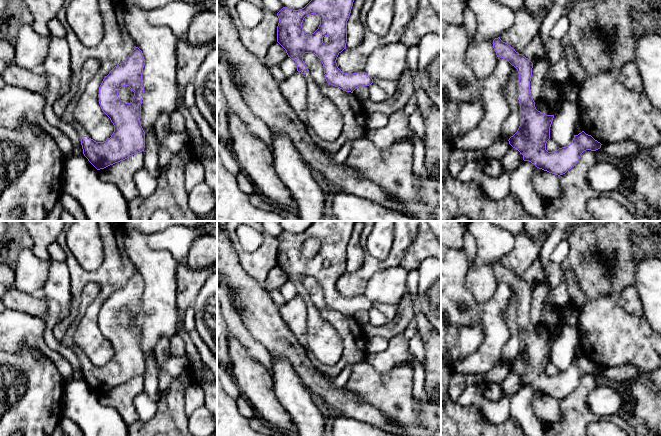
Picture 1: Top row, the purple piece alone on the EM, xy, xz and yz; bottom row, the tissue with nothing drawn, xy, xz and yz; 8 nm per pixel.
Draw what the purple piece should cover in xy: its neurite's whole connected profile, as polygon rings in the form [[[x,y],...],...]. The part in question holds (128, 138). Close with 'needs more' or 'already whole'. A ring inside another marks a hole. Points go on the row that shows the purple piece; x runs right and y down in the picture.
[[[135,47],[126,60],[115,66],[103,79],[99,87],[99,104],[114,125],[113,134],[104,142],[94,141],[73,116],[77,95],[84,91],[87,83],[99,71],[101,62],[96,58],[89,58],[82,67],[78,91],[61,120],[71,124],[78,132],[83,154],[97,170],[144,151],[145,132],[140,123],[144,65],[143,53]],[[123,86],[129,86],[134,92],[131,103],[125,103],[118,97],[118,90]]]; needs more

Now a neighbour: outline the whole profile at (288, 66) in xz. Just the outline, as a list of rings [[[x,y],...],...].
[[[286,57],[280,64],[279,67],[286,77],[290,77],[297,72],[297,65],[293,59]]]

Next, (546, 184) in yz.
[[[537,168],[532,176],[532,183],[540,197],[551,199],[561,195],[562,189],[558,175]]]

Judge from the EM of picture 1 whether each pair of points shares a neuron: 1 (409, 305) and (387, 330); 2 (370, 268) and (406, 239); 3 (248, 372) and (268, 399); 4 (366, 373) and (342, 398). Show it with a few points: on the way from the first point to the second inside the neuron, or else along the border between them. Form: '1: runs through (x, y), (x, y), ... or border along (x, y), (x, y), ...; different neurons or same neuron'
1: runs through (406, 311), (393, 325); same neuron
2: runs through (380, 265), (385, 264), (398, 249); same neuron
3: runs through (253, 379), (256, 387), (261, 392); same neuron
4: border along (343, 387), (354, 392), (369, 404); different neurons

